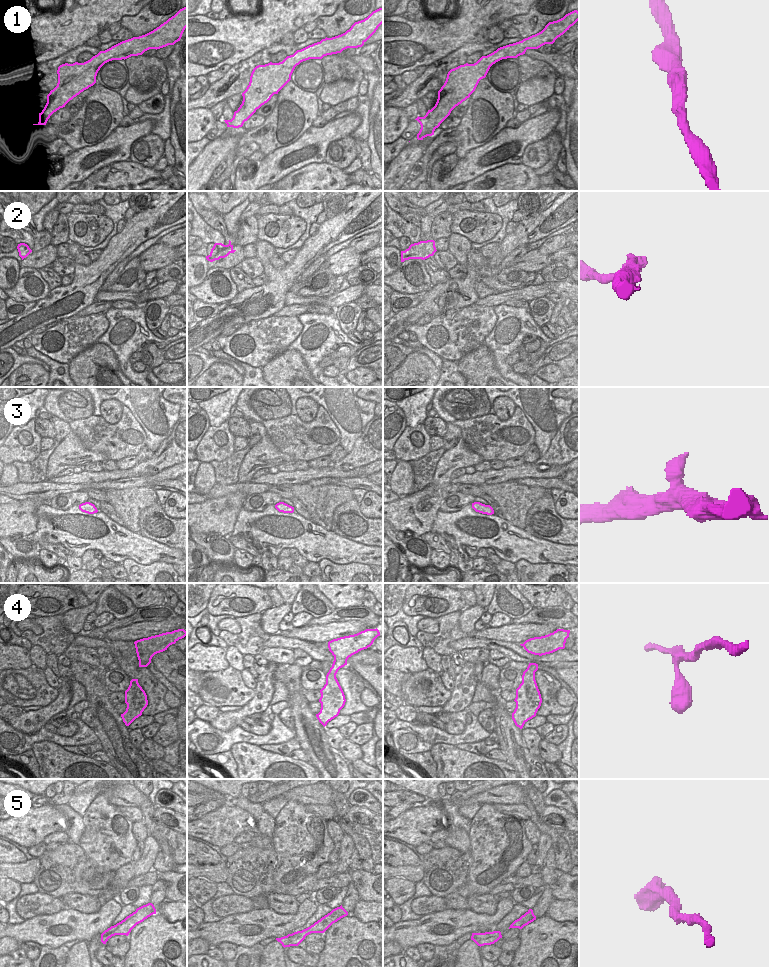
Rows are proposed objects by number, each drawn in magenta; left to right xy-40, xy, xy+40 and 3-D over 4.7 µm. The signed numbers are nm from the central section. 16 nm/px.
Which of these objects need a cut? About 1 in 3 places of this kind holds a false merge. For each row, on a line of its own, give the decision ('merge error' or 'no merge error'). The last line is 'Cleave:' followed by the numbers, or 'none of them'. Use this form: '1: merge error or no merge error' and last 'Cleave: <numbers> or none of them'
1: no merge error
2: merge error
3: no merge error
4: no merge error
5: no merge error
Cleave: 2

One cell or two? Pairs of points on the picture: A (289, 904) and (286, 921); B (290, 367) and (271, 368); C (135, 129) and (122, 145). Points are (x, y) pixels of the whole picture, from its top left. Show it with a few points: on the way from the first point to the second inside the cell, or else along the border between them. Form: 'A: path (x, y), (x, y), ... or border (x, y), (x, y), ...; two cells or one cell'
A: border (299, 904), (295, 913), (277, 913), (269, 907); two cells
B: path (285, 368), (276, 368); one cell
C: path (131, 133), (123, 141); one cell

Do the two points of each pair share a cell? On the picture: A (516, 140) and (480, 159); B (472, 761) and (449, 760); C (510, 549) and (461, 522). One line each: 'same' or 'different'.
A: same
B: same
C: same

